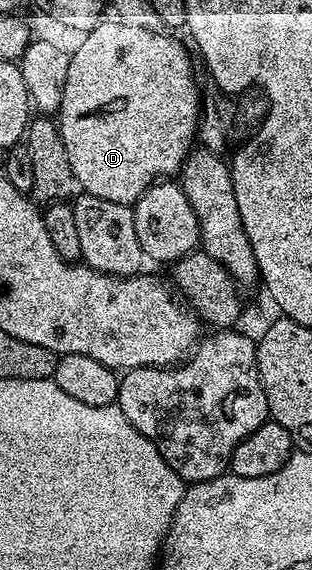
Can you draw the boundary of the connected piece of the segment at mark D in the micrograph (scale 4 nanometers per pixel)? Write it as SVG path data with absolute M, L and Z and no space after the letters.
M123 20L111 21L101 21L79 39L76 51L71 51L58 125L77 187L90 196L132 206L156 182L181 173L198 138L202 97L196 87L189 47L176 39L179 37L160 30L130 28Z

